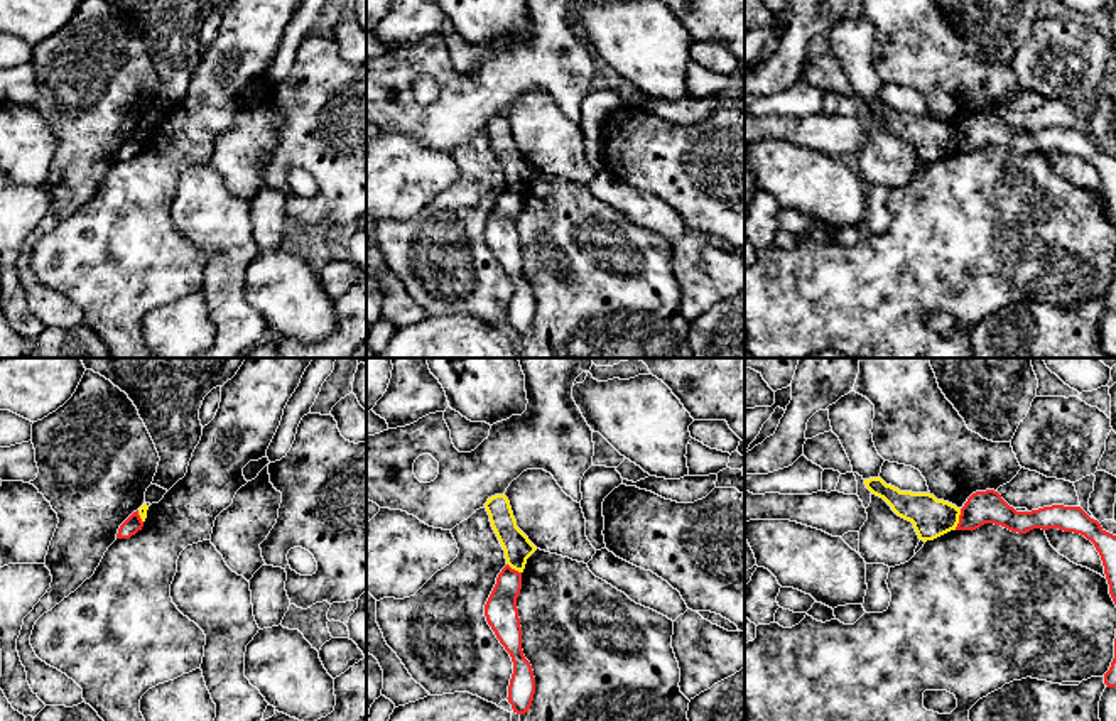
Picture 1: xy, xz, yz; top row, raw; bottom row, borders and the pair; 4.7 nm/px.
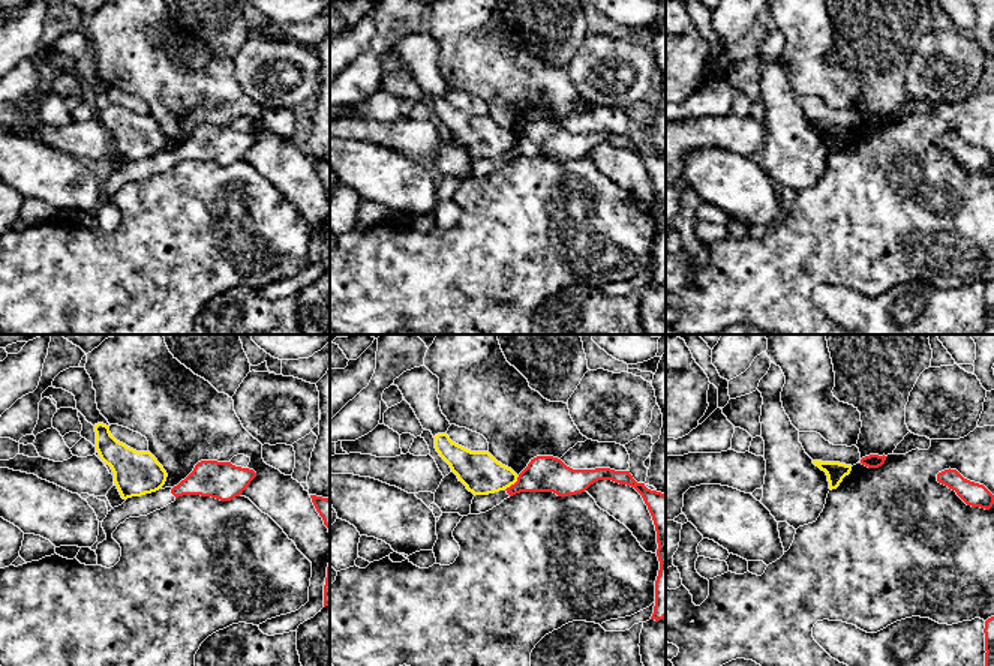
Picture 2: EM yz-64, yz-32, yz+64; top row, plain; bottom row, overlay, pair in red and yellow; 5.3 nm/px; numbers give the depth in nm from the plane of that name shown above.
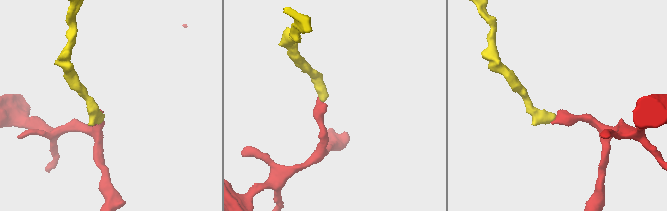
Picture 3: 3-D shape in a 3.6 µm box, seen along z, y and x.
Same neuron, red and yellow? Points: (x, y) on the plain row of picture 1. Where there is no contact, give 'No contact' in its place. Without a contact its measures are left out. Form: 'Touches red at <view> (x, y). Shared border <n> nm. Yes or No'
Touches red at yz (959, 140). Shared border 110 nm. No

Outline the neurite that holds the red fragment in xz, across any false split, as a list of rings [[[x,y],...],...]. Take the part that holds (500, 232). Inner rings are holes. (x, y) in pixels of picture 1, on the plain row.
[[[507,186],[498,196],[496,206],[485,226],[485,238],[513,284],[507,321],[513,334],[525,336],[534,323],[535,299],[522,272],[522,248],[517,230],[520,211],[522,194]]]

